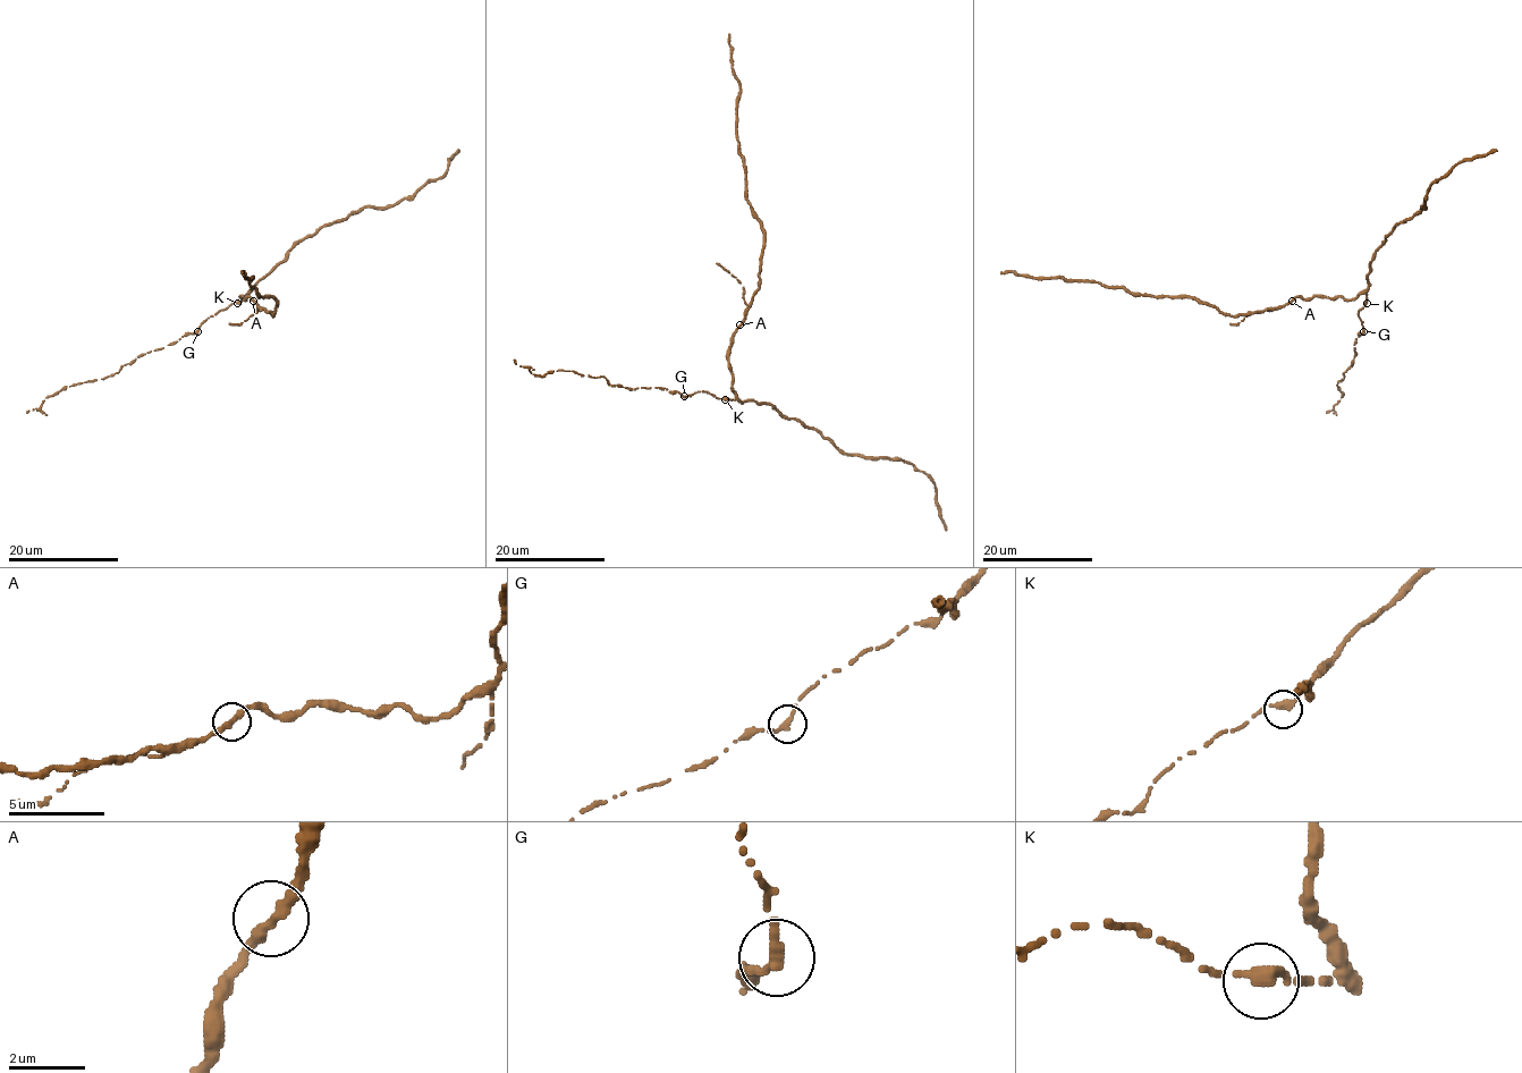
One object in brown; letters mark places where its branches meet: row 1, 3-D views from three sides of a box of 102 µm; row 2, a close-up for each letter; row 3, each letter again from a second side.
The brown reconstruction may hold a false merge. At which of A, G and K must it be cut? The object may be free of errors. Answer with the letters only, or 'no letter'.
no letter

